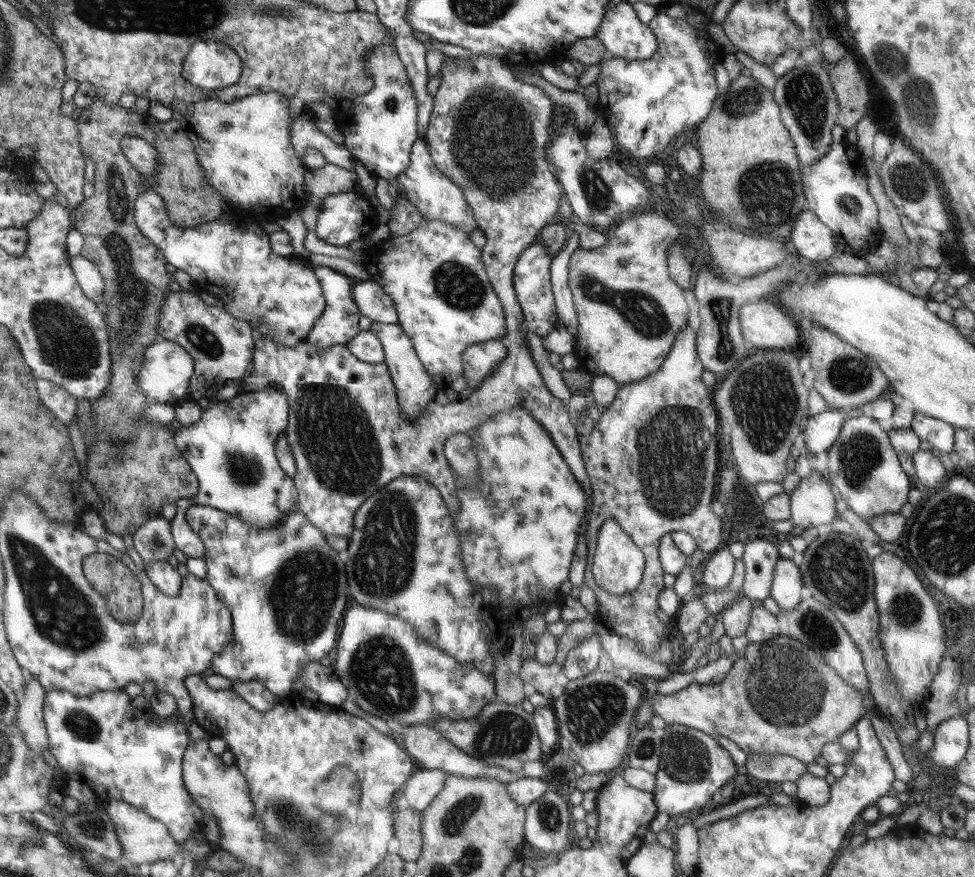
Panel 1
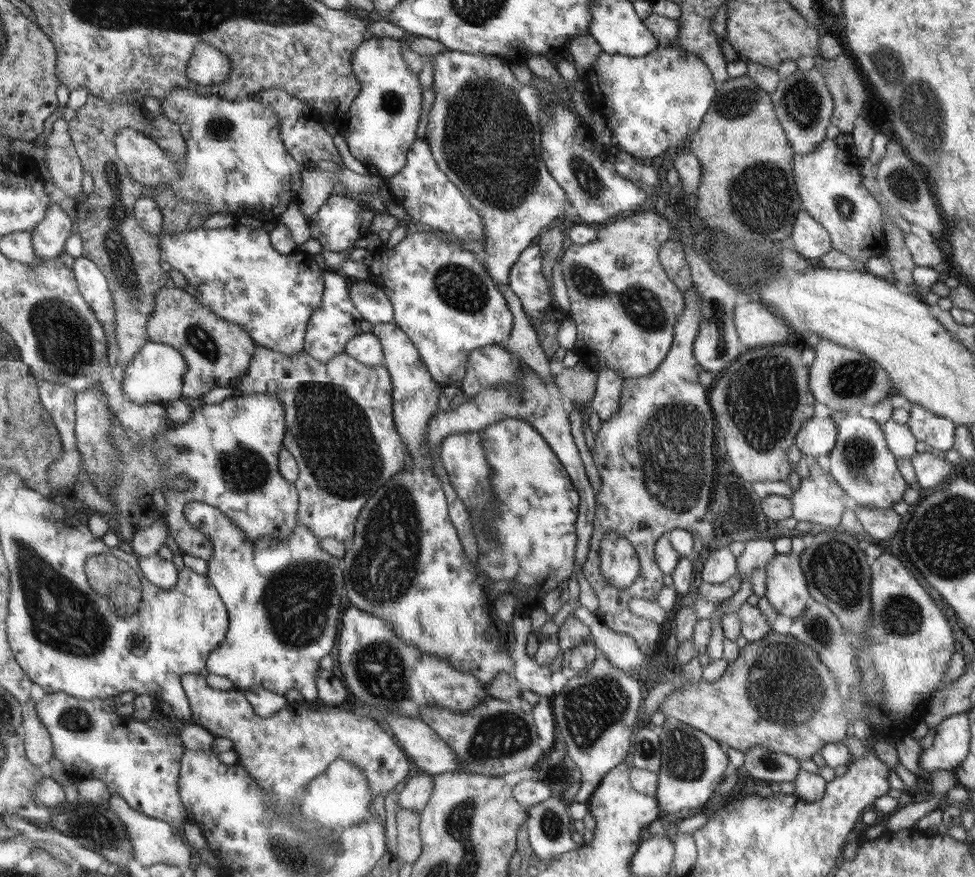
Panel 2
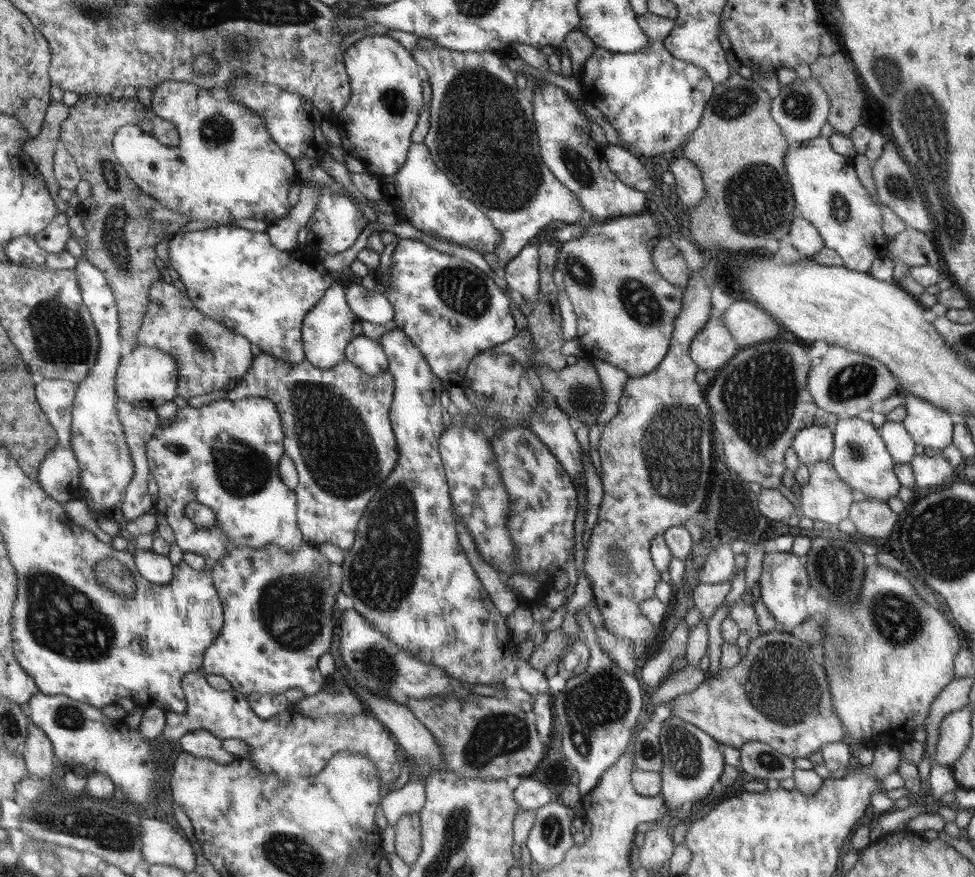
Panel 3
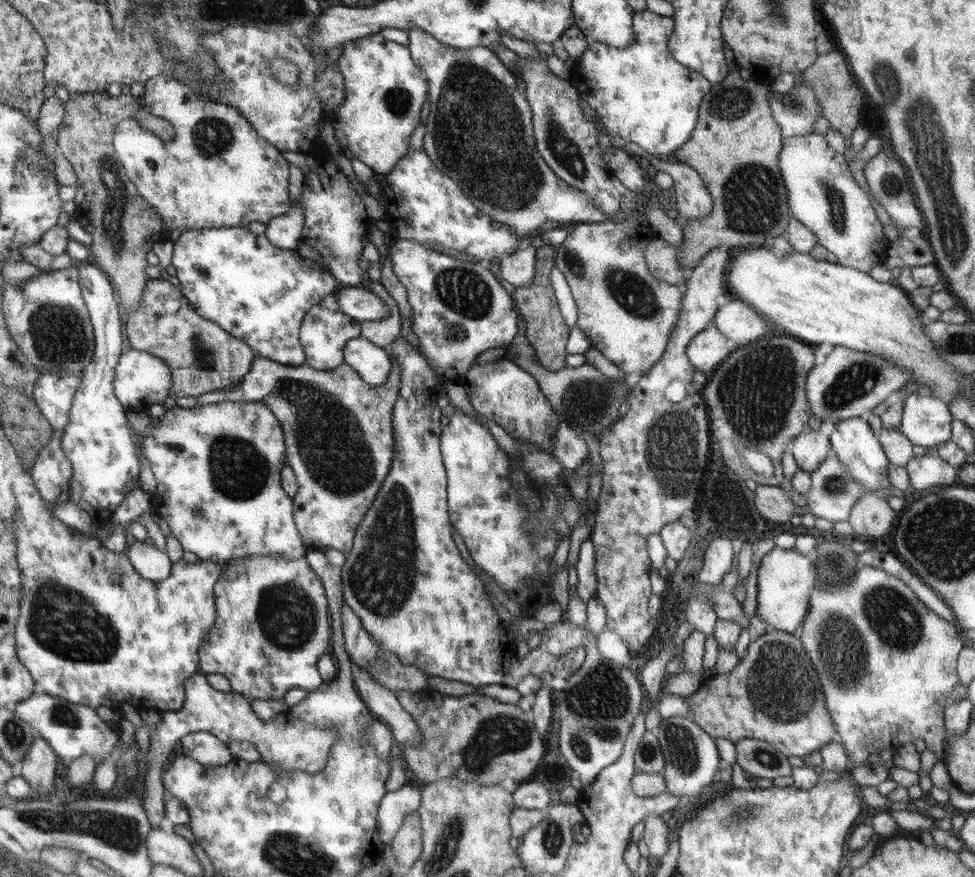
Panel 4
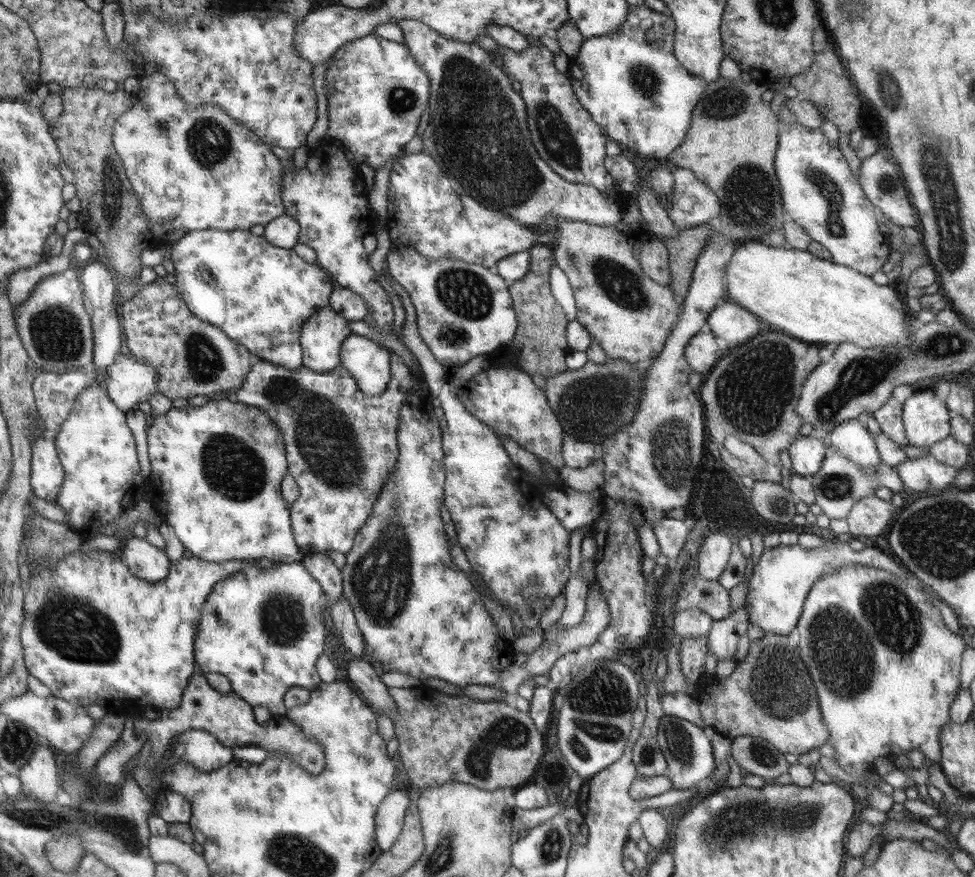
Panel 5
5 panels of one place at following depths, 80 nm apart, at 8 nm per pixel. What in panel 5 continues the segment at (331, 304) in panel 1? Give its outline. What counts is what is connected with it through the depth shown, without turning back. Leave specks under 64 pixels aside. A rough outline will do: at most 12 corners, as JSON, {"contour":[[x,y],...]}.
{"contour":[[329,306],[302,328],[304,366],[338,368],[352,333]]}

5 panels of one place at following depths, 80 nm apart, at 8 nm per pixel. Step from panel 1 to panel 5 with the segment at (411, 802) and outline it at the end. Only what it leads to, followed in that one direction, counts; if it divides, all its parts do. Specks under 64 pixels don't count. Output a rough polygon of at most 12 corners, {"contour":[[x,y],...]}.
{"contour":[[393,790],[375,818],[379,851],[387,851],[403,829],[408,792]]}

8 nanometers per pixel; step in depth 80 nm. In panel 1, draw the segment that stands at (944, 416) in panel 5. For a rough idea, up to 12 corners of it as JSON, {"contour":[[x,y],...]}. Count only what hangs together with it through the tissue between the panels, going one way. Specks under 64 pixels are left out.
{"contour":[[915,413],[911,429],[936,453],[954,451],[954,425]]}

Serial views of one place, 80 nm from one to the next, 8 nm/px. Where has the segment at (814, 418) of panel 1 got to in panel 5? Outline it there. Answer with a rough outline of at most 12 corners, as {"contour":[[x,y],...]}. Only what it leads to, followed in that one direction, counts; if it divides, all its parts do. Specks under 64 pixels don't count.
{"contour":[[800,435],[787,449],[792,472],[819,472],[829,445]]}

